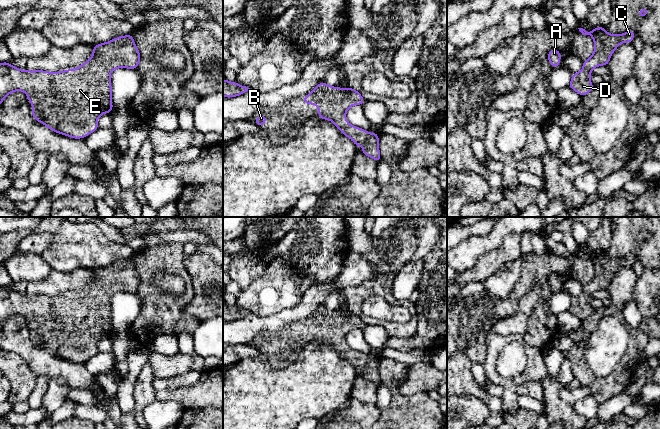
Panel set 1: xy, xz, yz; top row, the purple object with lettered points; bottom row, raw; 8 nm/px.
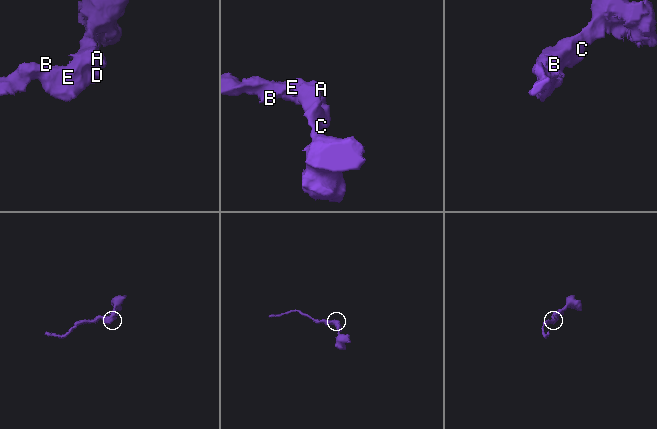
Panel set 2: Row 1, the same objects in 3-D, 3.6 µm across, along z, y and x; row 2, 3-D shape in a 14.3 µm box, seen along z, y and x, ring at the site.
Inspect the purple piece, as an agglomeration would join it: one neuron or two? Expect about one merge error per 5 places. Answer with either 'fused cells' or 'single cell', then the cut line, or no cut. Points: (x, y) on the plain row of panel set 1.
single cell; no cut

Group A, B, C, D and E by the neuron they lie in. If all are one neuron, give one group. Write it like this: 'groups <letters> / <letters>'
groups A B C D E

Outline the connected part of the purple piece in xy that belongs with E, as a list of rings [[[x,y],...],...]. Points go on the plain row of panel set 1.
[[[133,259],[116,261],[105,267],[93,269],[92,280],[76,293],[48,296],[21,294],[9,286],[0,287],[0,329],[14,315],[23,315],[32,329],[33,342],[48,353],[74,362],[84,363],[99,350],[98,342],[113,334],[110,297],[117,292],[136,293],[141,279]]]

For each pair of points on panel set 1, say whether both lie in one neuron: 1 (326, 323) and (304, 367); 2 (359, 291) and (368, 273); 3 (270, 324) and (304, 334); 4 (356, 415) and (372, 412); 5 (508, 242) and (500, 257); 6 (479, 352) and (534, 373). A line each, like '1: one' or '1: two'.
1: two
2: two
3: two
4: one
5: one
6: two

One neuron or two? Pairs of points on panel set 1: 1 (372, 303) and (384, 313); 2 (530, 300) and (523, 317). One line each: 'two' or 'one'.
1: one
2: one

